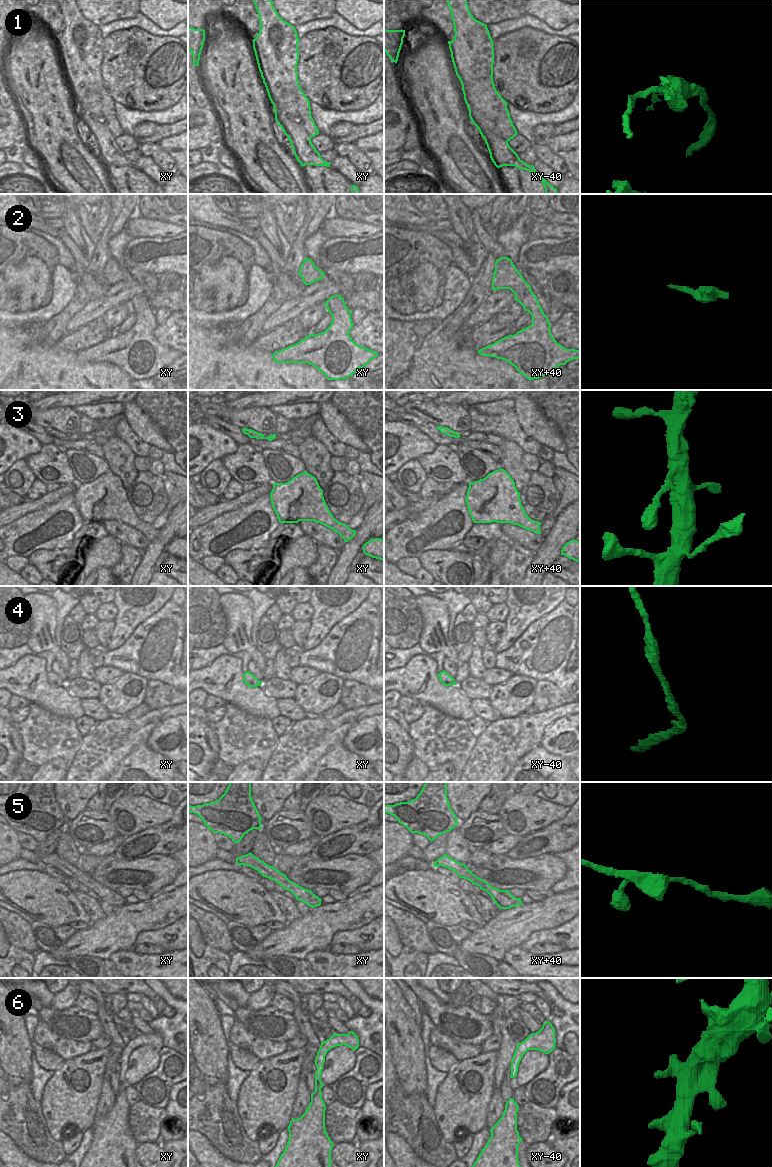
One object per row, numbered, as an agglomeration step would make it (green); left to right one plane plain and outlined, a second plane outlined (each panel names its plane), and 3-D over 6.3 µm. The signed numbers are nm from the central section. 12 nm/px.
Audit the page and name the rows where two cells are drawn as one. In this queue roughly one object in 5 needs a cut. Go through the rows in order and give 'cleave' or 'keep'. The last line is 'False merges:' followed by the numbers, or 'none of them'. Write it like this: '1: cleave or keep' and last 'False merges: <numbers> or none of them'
1: cleave
2: keep
3: keep
4: keep
5: keep
6: keep
False merges: 1

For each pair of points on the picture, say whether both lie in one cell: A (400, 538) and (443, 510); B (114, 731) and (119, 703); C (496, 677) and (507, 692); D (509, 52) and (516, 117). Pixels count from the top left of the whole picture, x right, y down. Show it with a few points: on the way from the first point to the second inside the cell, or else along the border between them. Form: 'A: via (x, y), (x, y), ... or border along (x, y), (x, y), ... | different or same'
A: via (411, 538), (432, 521) | same
B: border along (112, 715), (124, 716) | different
C: border along (512, 674), (503, 682), (492, 686) | different
D: border along (508, 102), (518, 109), (531, 110), (538, 113) | different

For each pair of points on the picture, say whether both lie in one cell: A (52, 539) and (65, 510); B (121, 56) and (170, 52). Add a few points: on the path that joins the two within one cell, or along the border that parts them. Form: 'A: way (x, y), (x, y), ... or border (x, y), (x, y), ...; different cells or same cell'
A: way (53, 532), (53, 527), (63, 517); same cell
B: way (133, 56), (158, 56); same cell

